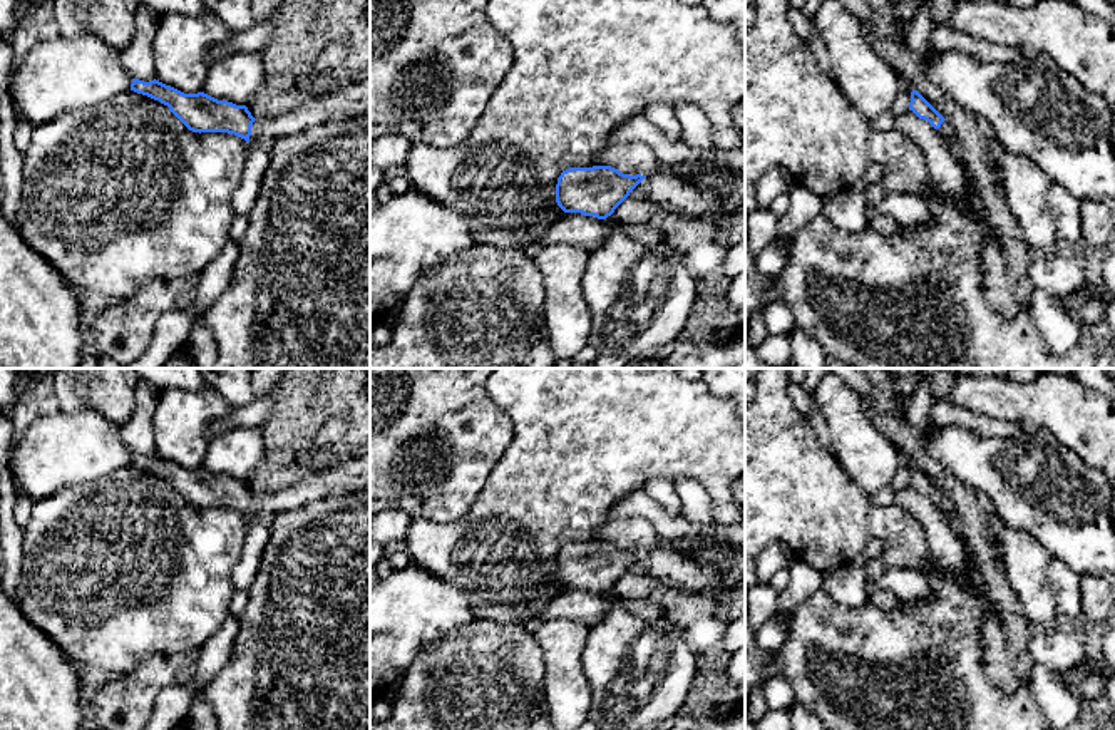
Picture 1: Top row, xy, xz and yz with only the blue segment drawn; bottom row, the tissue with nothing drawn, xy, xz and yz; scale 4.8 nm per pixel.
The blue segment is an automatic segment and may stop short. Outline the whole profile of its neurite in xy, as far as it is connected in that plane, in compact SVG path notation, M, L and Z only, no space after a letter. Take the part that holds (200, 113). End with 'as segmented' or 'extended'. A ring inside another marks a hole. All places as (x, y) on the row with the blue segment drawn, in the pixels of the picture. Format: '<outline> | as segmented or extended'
M132 79L131 90L167 105L193 132L228 132L246 142L271 142L370 109L370 80L350 87L321 89L293 111L263 119L254 119L246 105L218 100L204 92L184 94L156 79L151 82Z | extended

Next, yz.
M911 92L909 111L912 111L919 119L927 121L946 142L954 146L954 127L917 92Z | extended

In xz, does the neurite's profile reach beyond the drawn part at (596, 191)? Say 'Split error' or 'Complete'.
Split error

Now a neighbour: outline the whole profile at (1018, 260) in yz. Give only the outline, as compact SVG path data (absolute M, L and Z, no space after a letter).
M867 0L871 20L862 23L871 47L954 127L954 147L976 191L978 206L988 231L998 236L1006 261L1006 276L1021 311L1030 311L1033 286L1028 268L1033 263L1030 246L1023 238L1006 201L1005 188L998 182L999 156L1005 147L996 139L984 139L976 116L961 109L948 94L929 84L926 69L936 52L929 47L922 55L911 52L906 37L894 20L894 0Z

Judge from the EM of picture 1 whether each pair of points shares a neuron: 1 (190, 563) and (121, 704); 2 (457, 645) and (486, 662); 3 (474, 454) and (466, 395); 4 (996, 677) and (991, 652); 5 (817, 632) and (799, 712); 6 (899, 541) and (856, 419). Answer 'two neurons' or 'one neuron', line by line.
1: two neurons
2: one neuron
3: one neuron
4: one neuron
5: two neurons
6: two neurons

